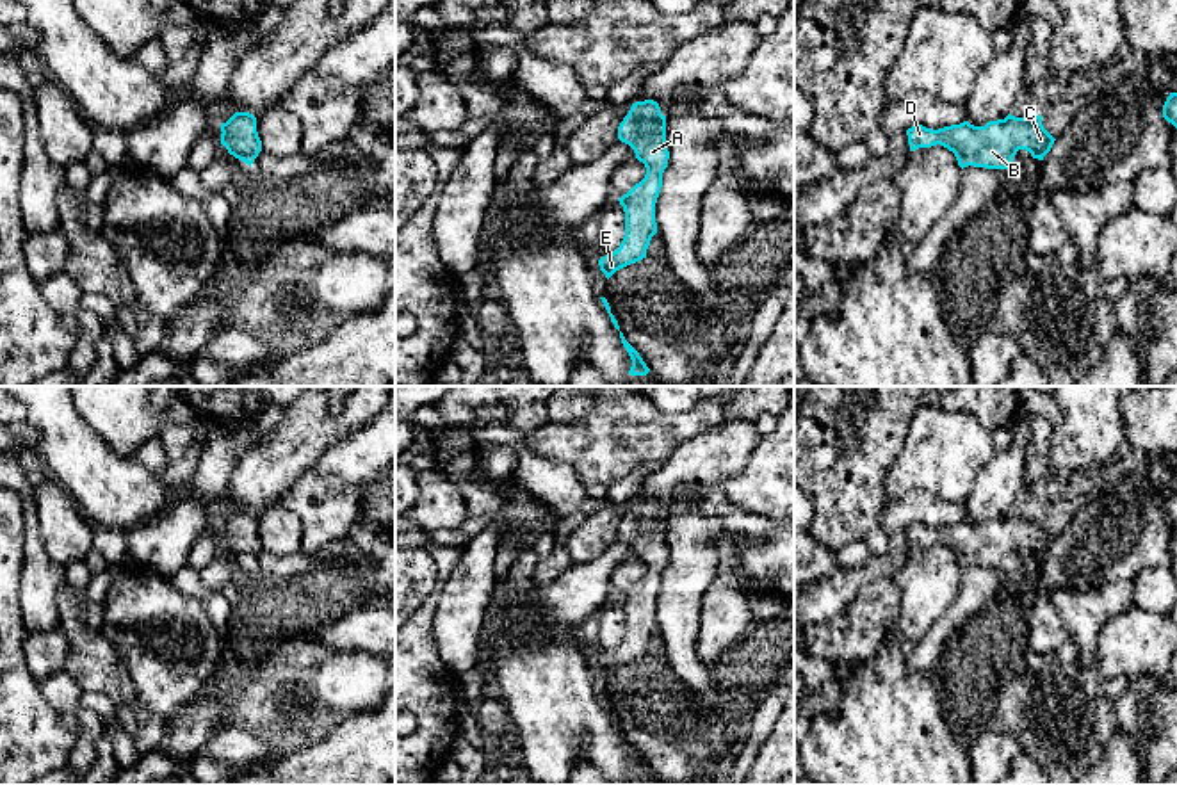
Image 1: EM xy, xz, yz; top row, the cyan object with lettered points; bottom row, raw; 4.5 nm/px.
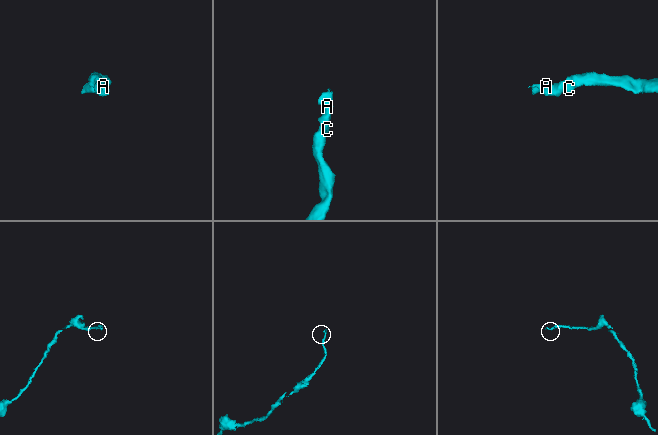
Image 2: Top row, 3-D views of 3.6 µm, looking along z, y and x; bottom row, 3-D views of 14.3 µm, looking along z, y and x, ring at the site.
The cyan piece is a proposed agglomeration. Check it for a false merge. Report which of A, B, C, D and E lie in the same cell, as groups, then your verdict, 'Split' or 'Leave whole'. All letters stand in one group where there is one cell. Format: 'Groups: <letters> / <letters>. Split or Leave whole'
Groups: A B C D E. Leave whole

